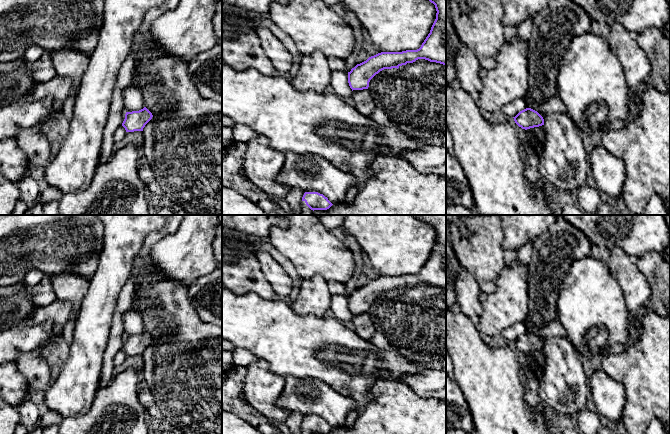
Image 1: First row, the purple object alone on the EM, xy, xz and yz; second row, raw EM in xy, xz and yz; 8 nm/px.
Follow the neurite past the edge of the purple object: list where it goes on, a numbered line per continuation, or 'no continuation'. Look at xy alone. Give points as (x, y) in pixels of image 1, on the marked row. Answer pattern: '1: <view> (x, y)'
no continuation

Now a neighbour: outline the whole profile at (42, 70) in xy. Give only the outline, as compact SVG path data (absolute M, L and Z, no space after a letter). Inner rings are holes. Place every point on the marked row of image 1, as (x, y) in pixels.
M44 49L38 60L27 62L30 75L36 83L49 81L57 75L51 59L52 53L53 51Z

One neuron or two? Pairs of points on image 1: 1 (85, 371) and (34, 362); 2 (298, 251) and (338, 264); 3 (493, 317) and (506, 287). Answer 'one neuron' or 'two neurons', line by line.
1: two neurons
2: one neuron
3: one neuron

